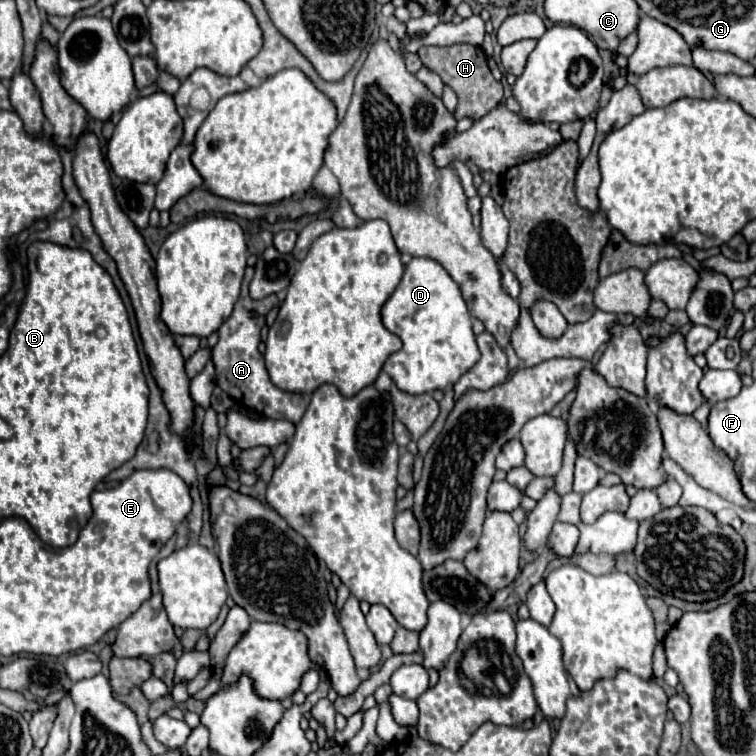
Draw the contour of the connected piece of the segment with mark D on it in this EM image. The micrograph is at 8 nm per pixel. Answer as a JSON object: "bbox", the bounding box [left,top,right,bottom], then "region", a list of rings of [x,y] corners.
{"bbox":[381,258,481,394],"region":[[[413,258],[405,266],[405,274],[385,302],[381,316],[387,330],[403,340],[403,348],[387,358],[383,370],[407,394],[445,390],[481,358],[461,290],[445,268],[431,258]]]}

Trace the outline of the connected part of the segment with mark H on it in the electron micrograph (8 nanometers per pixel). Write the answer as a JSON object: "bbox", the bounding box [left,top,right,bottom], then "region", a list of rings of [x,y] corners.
{"bbox":[419,44,503,120],"region":[[[453,44],[453,46],[421,46],[419,48],[419,58],[421,62],[437,72],[441,76],[441,80],[451,86],[459,98],[457,110],[455,110],[455,118],[461,120],[465,116],[473,116],[475,120],[483,118],[485,114],[489,114],[489,110],[497,108],[503,100],[503,86],[499,80],[493,78],[489,66],[487,66],[487,56],[479,46],[473,44]]]}

